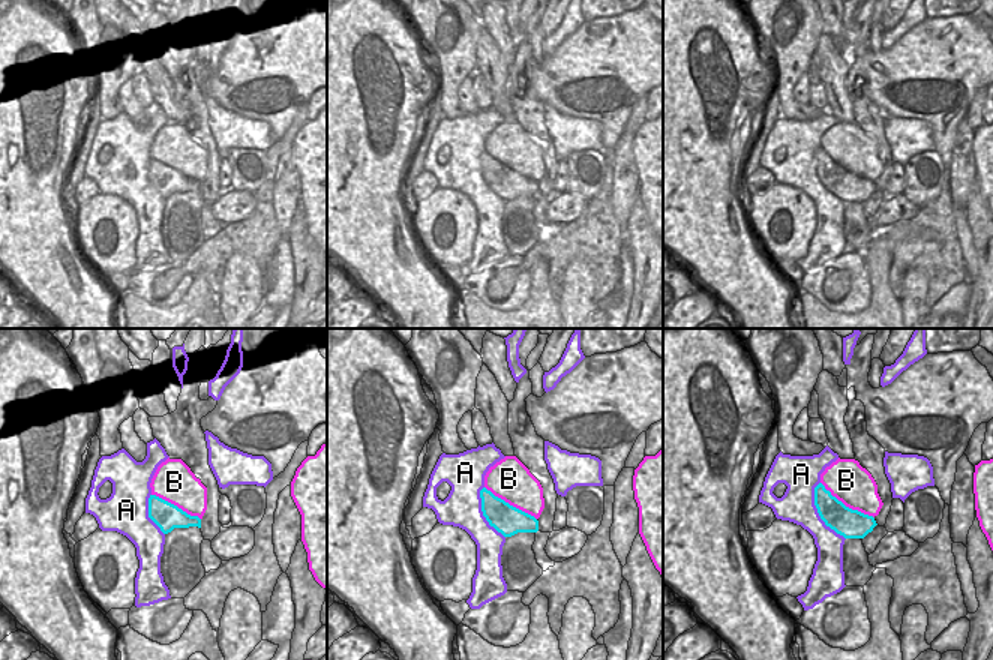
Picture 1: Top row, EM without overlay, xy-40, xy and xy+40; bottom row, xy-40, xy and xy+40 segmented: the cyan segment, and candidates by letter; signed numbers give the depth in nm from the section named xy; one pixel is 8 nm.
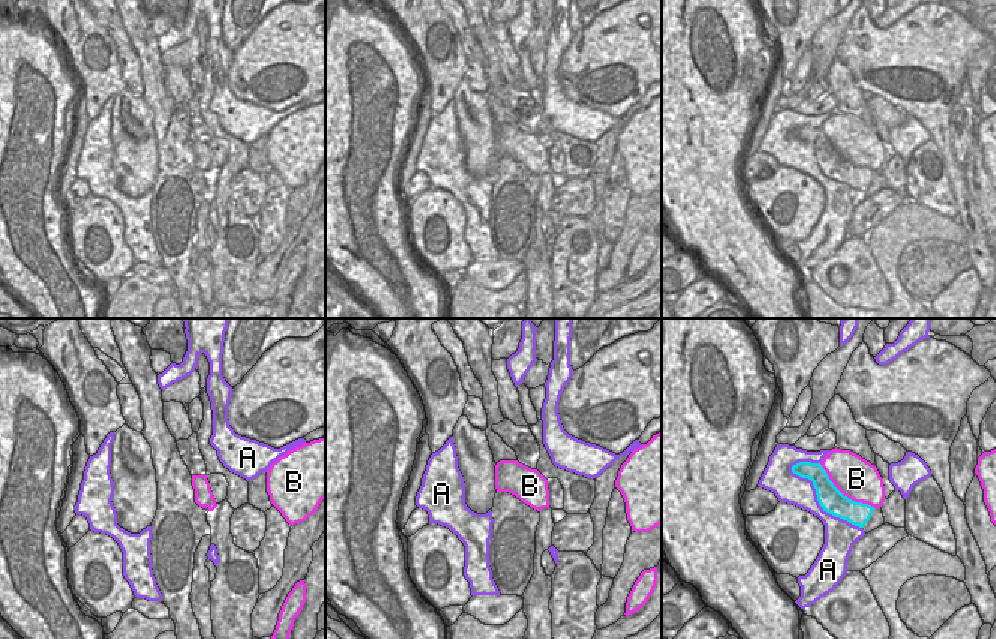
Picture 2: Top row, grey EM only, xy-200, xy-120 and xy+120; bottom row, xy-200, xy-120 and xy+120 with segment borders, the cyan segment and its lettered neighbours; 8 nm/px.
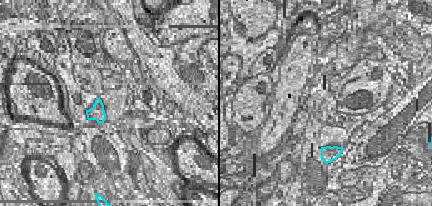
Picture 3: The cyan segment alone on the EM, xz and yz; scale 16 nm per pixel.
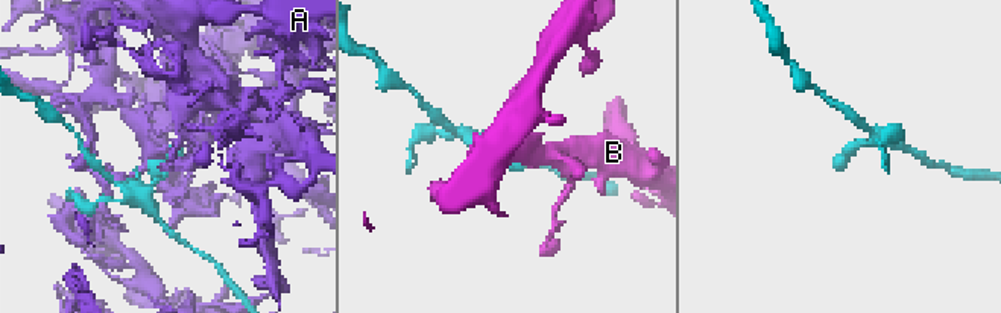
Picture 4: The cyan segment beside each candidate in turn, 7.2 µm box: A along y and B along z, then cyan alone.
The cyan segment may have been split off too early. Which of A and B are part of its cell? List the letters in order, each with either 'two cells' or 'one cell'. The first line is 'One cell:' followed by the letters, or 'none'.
One cell: none
A: two cells
B: two cells

